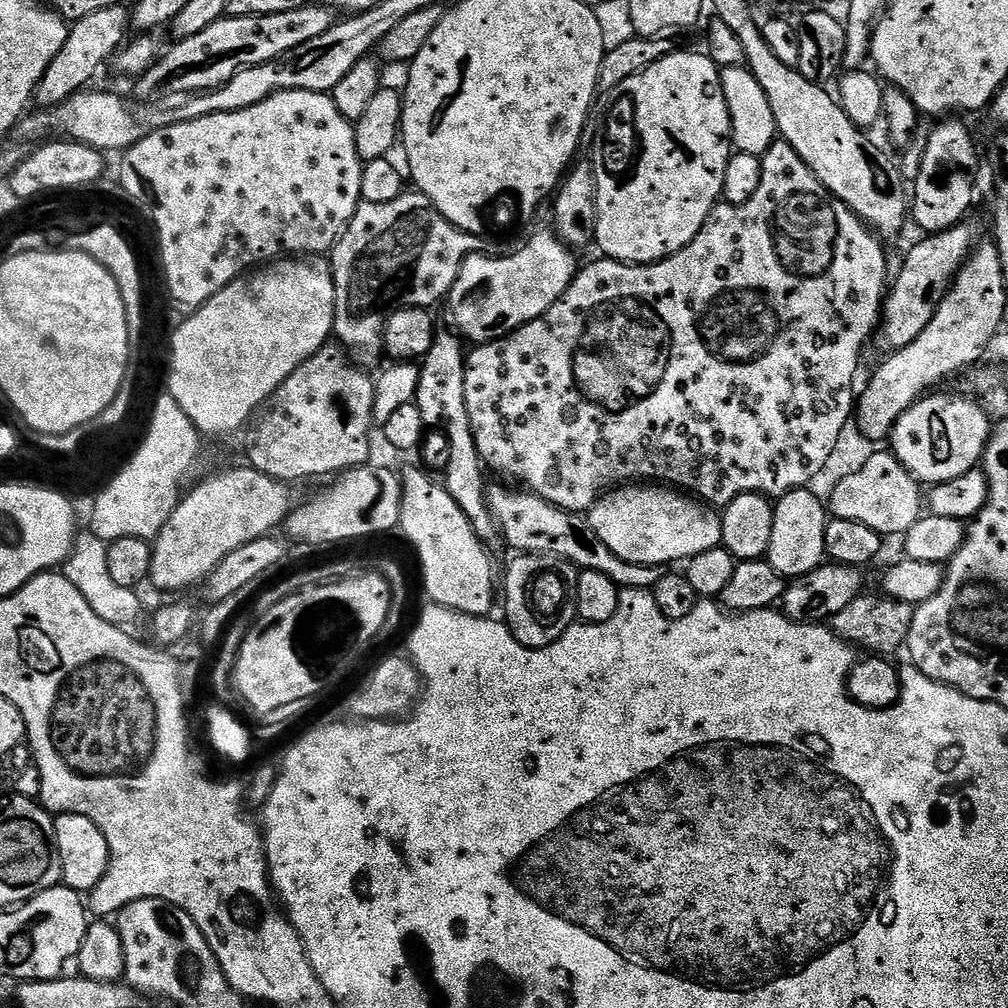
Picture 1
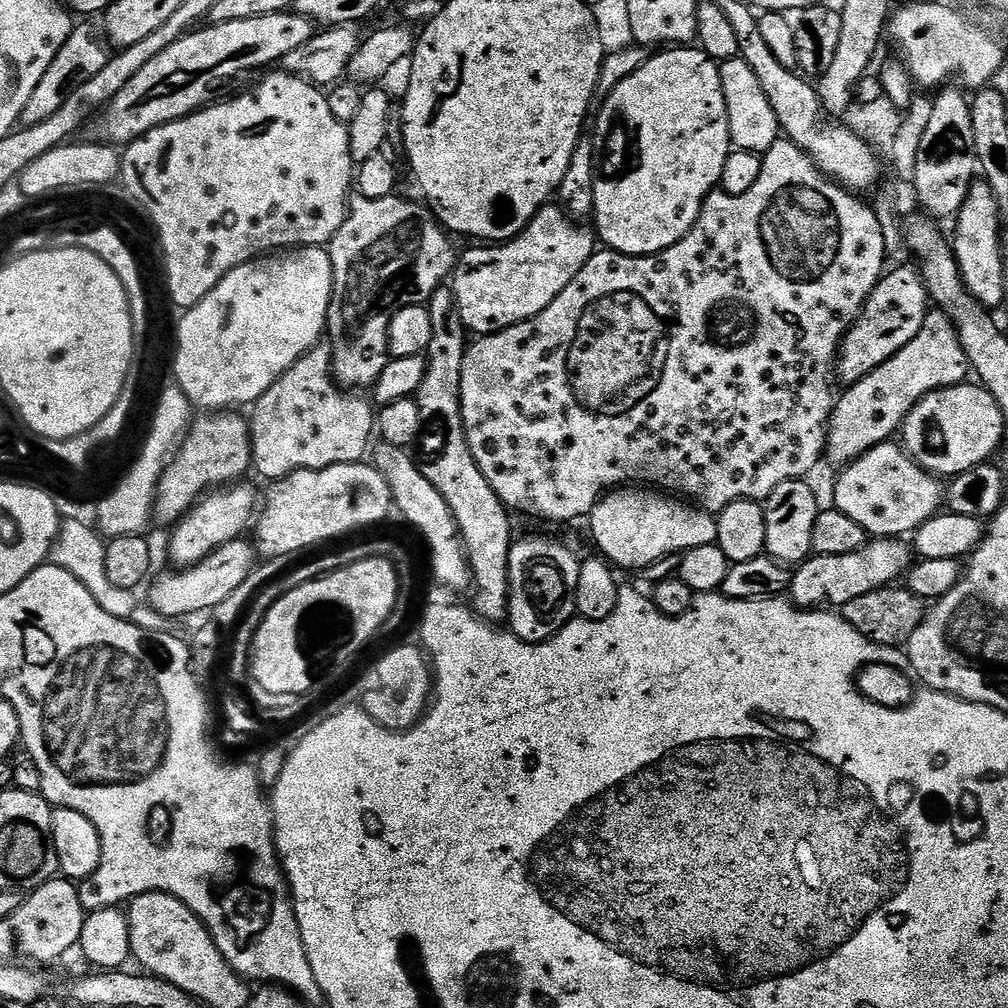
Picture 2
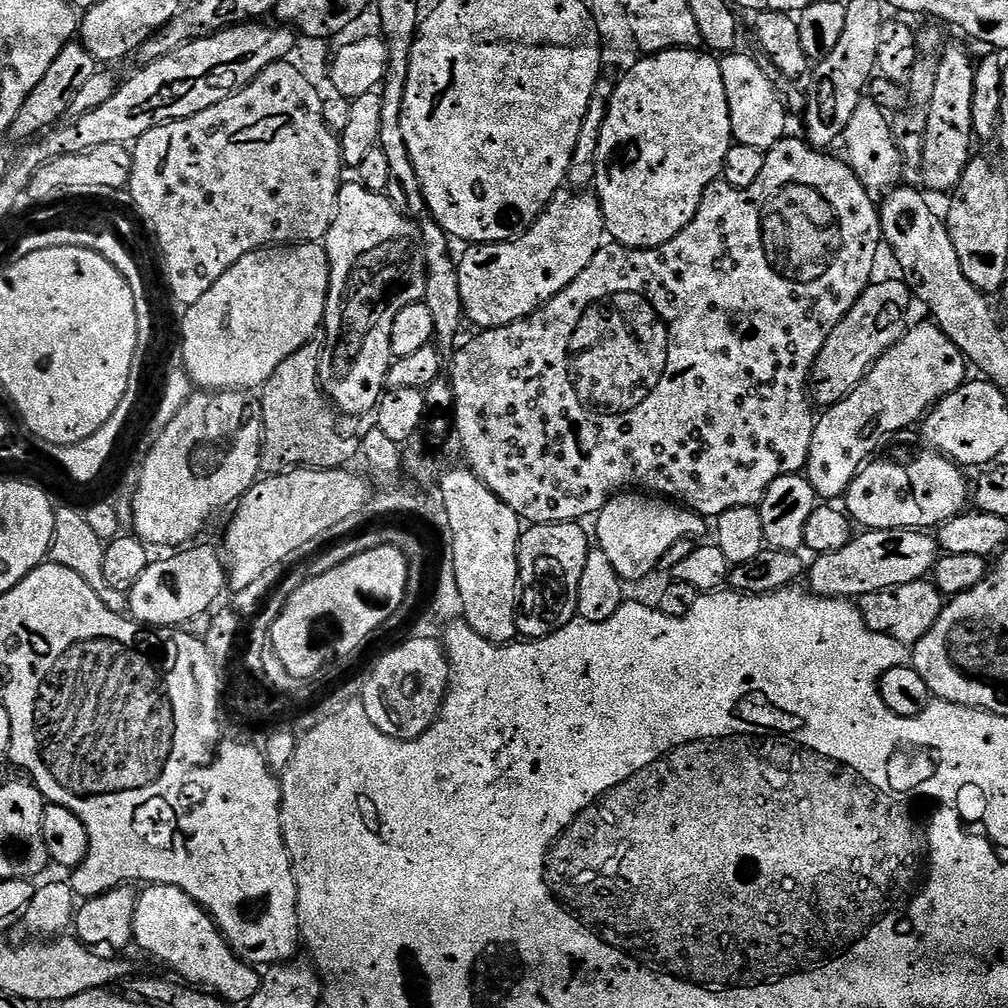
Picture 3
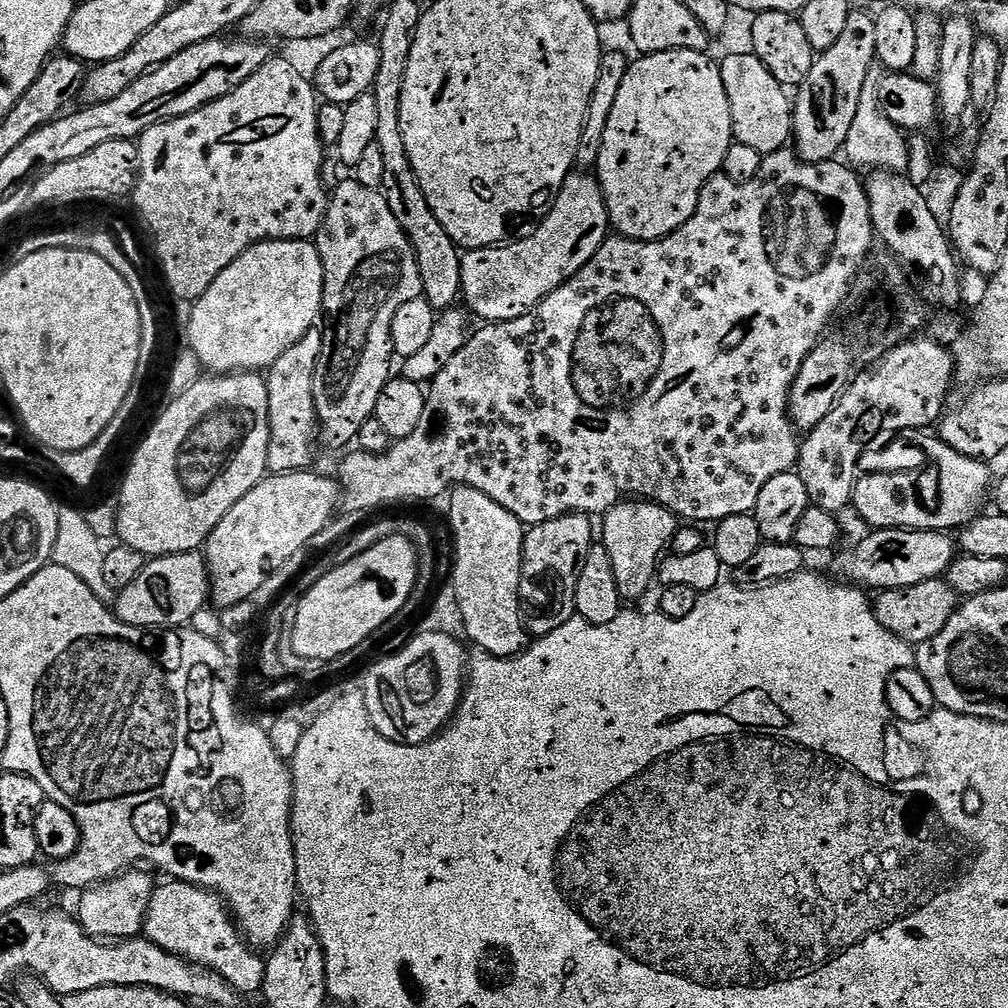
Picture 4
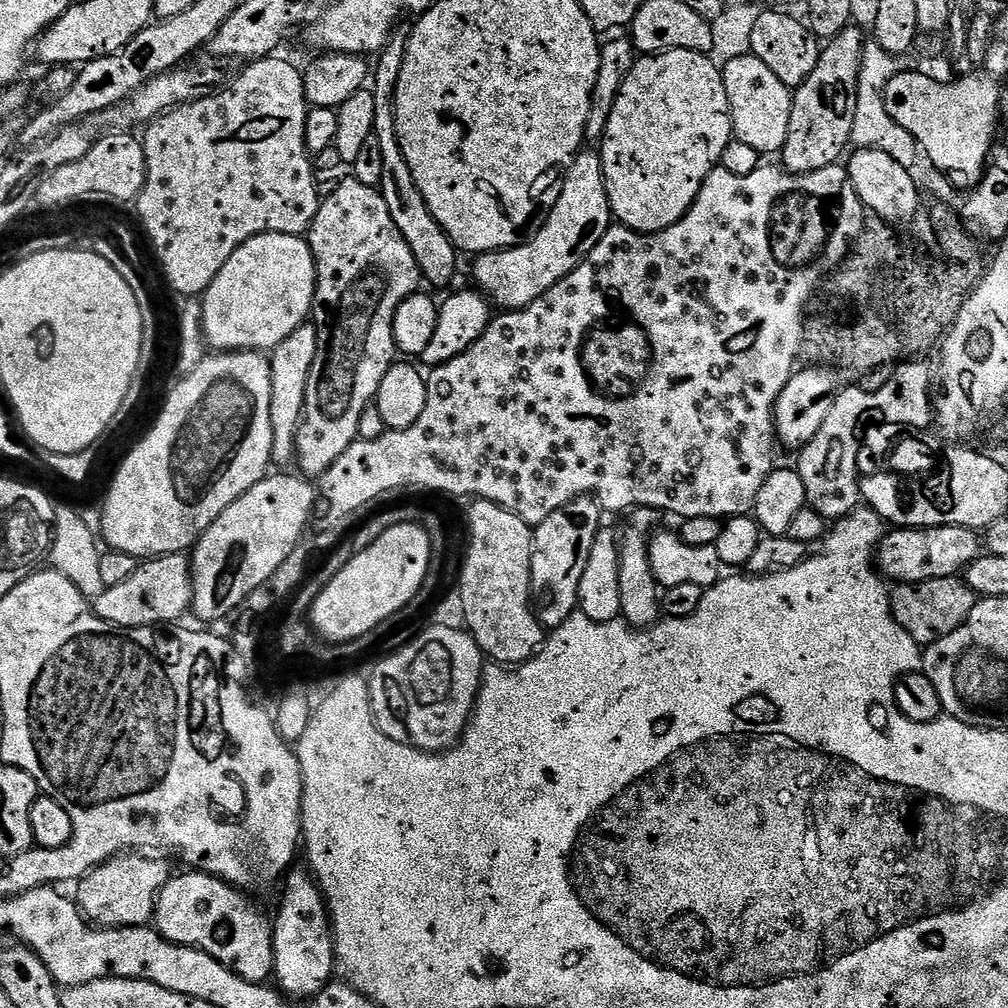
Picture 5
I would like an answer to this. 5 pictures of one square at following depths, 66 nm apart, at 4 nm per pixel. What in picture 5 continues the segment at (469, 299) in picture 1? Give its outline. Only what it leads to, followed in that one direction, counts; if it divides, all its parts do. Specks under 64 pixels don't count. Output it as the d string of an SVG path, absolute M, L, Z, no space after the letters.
M581 150L564 175L562 194L558 194L554 210L550 210L535 236L527 244L516 248L501 248L499 252L486 252L475 257L476 265L472 268L476 275L475 287L497 309L515 310L530 306L530 302L542 298L550 286L562 282L570 270L578 267L586 254L602 242L602 234L606 234L613 224L612 207L604 181L604 164L600 161L599 151Z

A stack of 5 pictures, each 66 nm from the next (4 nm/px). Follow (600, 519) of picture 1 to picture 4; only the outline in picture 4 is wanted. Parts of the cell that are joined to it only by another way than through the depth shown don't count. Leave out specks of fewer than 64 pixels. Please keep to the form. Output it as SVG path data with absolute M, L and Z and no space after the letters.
M632 498L609 508L603 513L602 520L602 543L608 552L610 566L614 570L614 582L620 591L621 601L640 600L647 594L652 580L654 584L657 579L658 565L674 538L678 518L661 504L654 504L651 500L643 498Z

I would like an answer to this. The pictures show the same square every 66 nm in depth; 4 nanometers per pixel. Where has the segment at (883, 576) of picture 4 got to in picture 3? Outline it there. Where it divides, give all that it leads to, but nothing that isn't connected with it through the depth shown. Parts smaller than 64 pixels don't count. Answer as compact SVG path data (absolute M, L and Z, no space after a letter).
M899 528L898 530L864 530L842 550L834 550L830 554L816 556L806 572L807 587L813 596L824 596L828 600L852 600L866 594L874 594L887 588L901 588L906 582L923 580L936 567L938 559L938 540L935 535L915 528Z

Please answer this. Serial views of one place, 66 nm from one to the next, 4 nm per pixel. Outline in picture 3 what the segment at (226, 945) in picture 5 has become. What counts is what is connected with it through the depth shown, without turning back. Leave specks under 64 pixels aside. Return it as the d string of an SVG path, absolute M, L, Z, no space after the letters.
M154 884L143 889L136 897L136 909L134 910L134 930L132 938L135 947L140 947L148 956L153 956L160 964L173 968L175 975L181 981L193 986L199 986L209 992L215 992L217 996L227 1000L229 1005L247 1005L254 994L258 994L261 973L251 964L240 960L232 953L232 947L224 940L220 927L212 921L212 915L190 894L178 890L178 886L166 886L165 884Z

